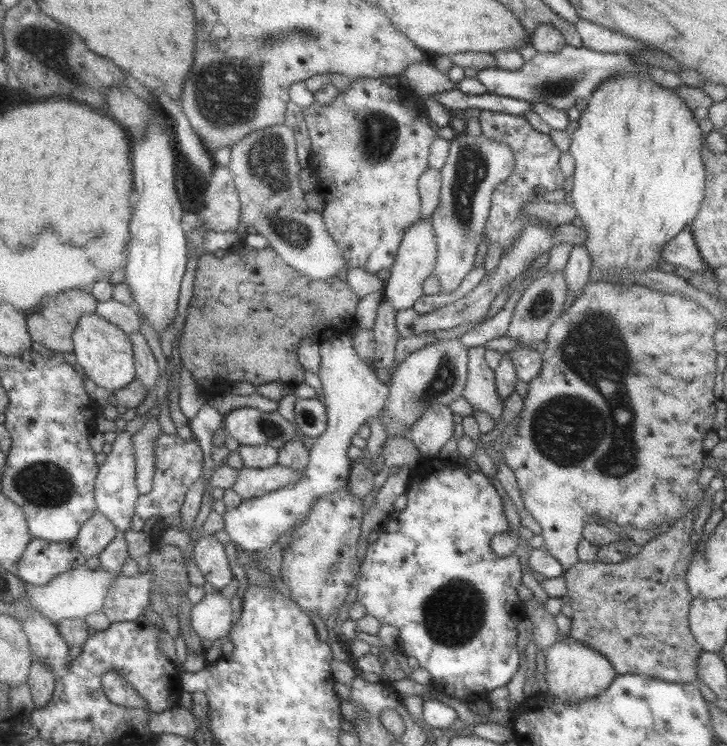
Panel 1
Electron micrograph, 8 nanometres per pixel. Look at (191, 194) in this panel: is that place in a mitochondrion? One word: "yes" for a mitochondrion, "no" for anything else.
yes

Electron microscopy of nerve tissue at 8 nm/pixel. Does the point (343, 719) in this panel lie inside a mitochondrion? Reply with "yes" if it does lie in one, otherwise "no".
no

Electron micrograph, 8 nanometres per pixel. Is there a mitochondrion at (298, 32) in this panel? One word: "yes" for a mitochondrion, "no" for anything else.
yes

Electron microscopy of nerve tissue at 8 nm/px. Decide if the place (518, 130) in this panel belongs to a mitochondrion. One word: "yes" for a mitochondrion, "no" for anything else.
no

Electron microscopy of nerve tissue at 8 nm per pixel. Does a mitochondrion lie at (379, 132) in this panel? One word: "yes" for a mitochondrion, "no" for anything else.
yes

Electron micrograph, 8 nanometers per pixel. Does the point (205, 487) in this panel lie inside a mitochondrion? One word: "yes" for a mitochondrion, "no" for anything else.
no

